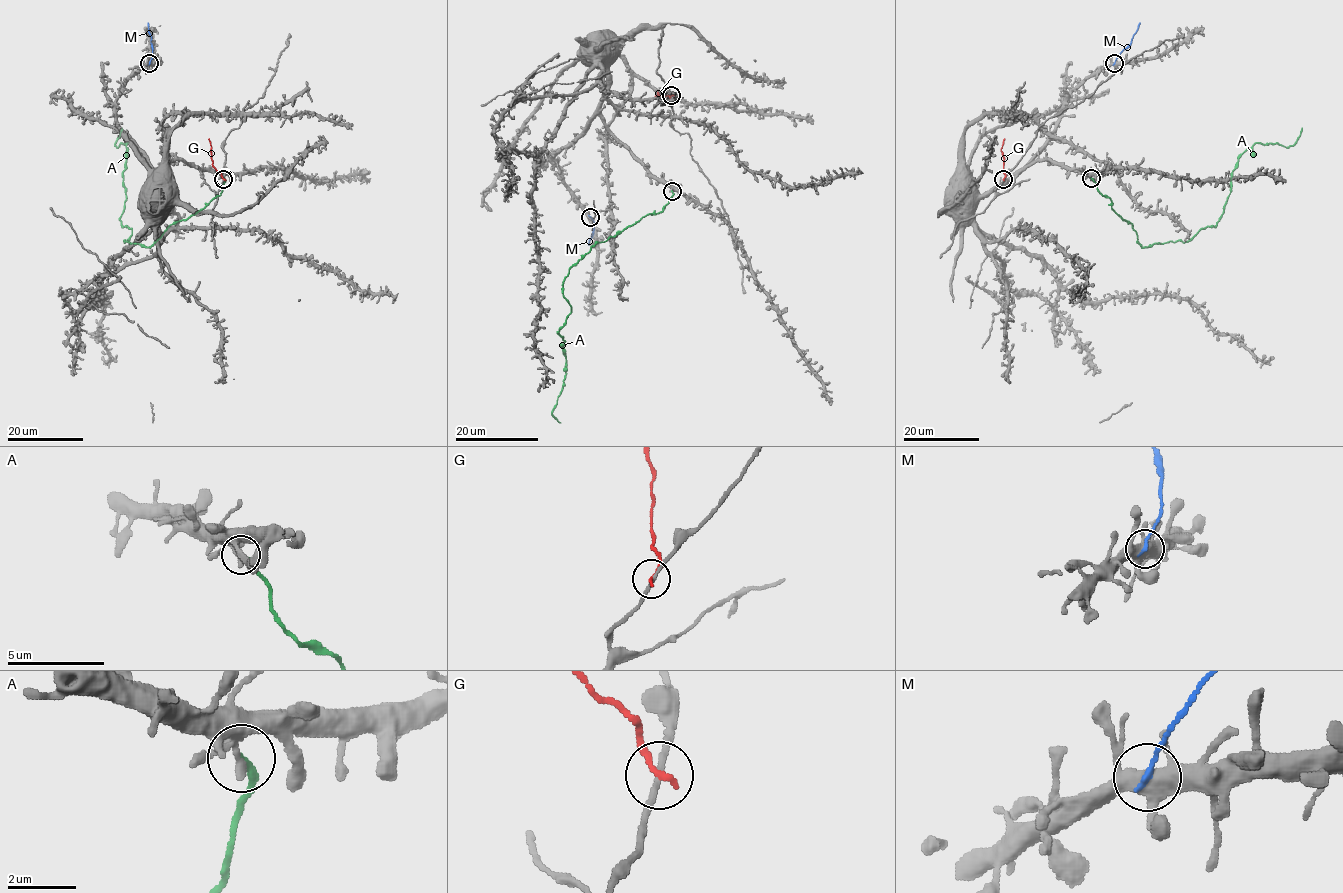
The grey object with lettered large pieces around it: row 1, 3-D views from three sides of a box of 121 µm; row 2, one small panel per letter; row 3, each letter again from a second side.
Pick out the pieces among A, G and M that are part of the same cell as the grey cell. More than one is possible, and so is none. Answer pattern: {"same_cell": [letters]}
{"same_cell": []}

